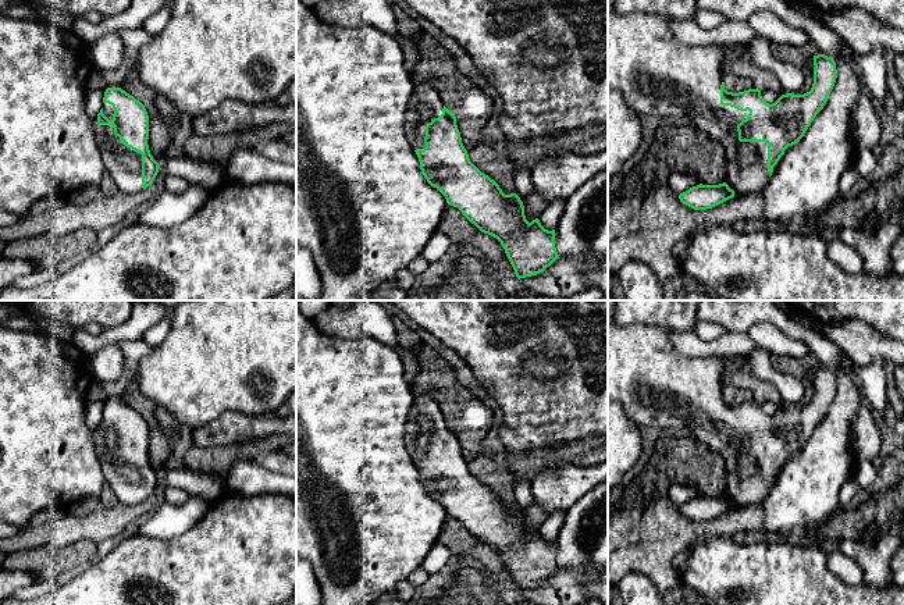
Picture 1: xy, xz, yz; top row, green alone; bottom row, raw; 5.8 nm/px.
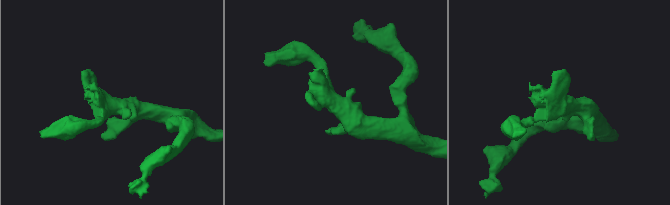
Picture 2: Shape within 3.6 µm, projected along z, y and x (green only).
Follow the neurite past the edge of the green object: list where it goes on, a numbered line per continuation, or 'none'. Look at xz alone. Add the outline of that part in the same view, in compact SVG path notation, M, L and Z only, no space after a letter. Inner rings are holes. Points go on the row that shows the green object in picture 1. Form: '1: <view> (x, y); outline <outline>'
1: xz (424, 105); outline M431 81L414 85L405 114L405 135L410 146L424 149L426 125L442 114L444 103Z

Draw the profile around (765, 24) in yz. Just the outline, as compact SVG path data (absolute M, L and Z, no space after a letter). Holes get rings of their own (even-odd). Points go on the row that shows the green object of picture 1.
M757 11L747 19L752 31L769 43L780 46L802 46L809 42L809 35L798 28L791 28L772 11Z

